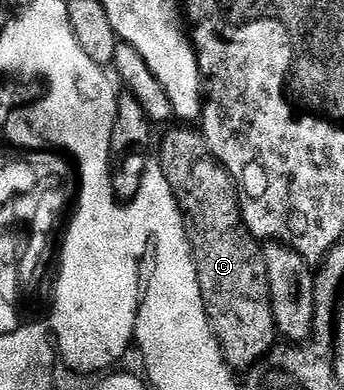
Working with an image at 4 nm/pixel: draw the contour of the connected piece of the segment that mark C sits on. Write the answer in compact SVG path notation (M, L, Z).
M187 124L176 127L164 136L157 161L169 180L179 211L183 213L211 331L232 371L246 372L256 366L277 342L263 246L244 224L235 181L211 155L202 133Z

